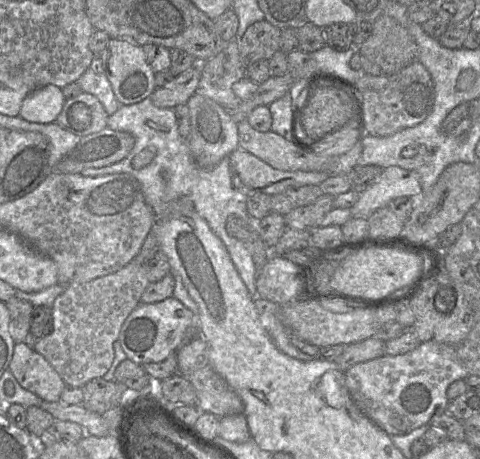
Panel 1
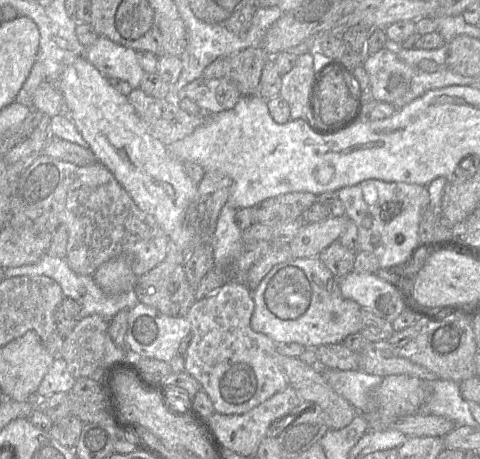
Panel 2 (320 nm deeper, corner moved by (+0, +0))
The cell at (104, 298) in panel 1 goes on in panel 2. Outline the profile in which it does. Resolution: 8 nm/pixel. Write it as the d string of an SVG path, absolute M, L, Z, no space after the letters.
M94 314L83 317L64 339L61 357L75 379L90 377L98 368L105 352L109 321Z

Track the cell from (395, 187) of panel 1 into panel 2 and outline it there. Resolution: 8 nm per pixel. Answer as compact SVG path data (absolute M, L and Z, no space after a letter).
M345 216L332 217L320 222L305 223L297 236L290 242L295 258L318 257L318 255L338 241L350 219Z

